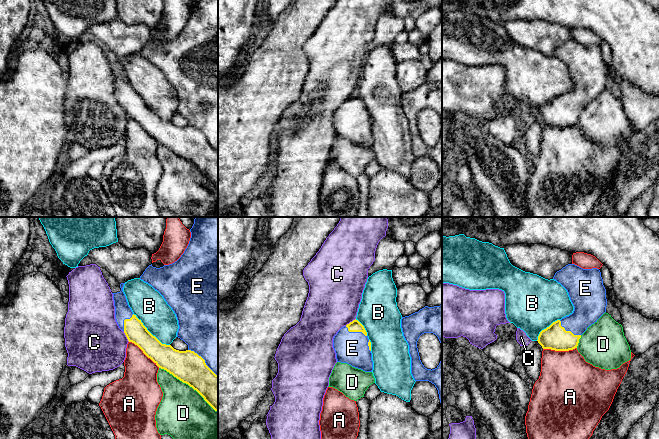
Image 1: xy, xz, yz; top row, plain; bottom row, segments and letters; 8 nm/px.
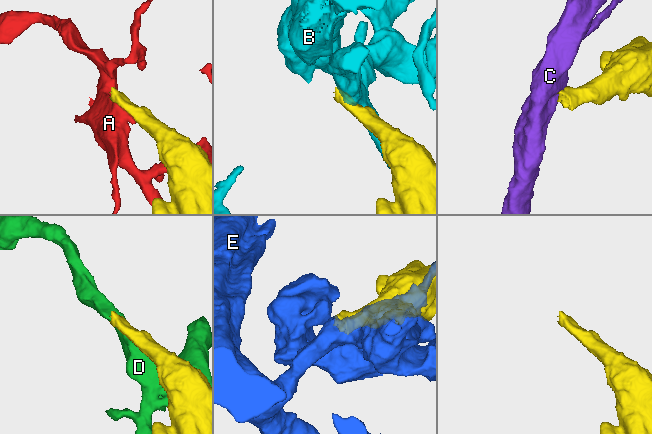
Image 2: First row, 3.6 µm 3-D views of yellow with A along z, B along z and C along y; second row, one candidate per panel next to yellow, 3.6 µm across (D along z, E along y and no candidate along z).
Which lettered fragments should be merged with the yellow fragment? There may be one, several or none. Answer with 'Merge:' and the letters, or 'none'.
Merge: E

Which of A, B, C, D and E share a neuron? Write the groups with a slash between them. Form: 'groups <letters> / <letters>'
groups A / B / C / D / E

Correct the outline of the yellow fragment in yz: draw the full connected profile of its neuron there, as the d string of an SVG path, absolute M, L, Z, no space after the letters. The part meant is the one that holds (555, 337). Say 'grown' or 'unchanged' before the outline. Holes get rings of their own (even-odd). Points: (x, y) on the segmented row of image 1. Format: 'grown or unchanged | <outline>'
grown | M568 264L553 279L567 290L574 311L542 330L537 341L543 349L573 350L587 328L606 312L606 289L597 268L583 269Z

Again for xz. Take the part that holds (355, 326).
grown | M353 320L337 332L333 338L333 348L337 362L372 372L371 342L364 326L358 320Z

